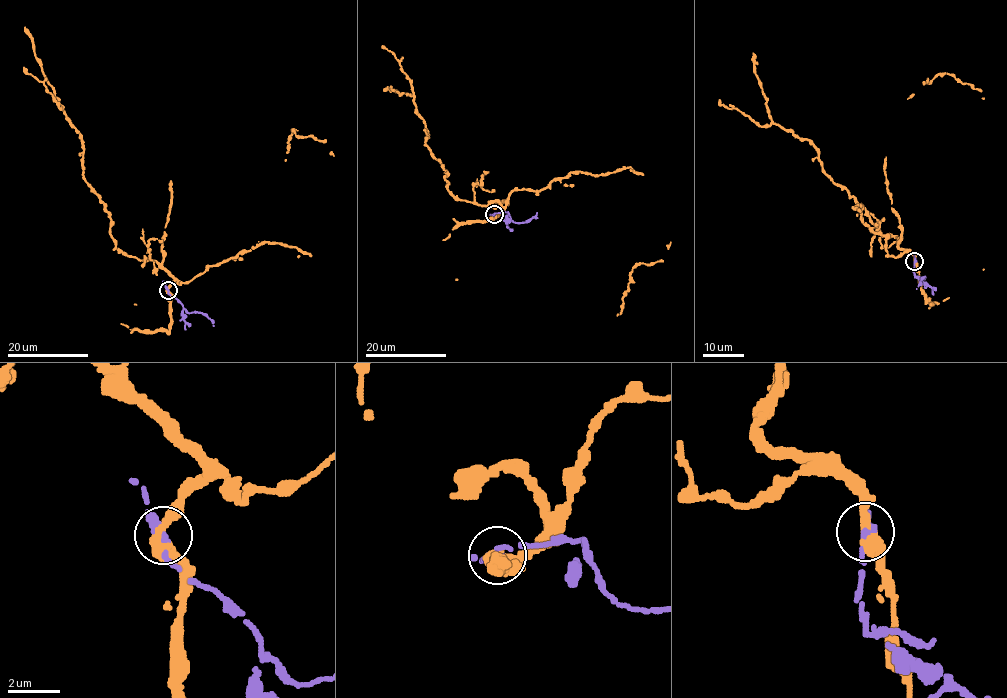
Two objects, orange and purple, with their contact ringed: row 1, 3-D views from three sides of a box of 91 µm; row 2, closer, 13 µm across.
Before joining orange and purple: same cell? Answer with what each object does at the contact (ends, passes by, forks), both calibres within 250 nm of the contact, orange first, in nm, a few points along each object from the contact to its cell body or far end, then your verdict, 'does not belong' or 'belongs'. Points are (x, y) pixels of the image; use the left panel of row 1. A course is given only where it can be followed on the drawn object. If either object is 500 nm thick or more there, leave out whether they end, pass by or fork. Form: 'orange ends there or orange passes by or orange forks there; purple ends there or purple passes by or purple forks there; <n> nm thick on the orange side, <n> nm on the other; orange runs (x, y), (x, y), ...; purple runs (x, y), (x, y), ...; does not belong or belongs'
orange passes by; purple passes by; 440 nm thick on the orange side, 260 nm on the other; orange runs (167, 289), (174, 279), (157, 263), (115, 248), (110, 215), (83, 174), (81, 136), (55, 96), (25, 27); purple runs (168, 289), (168, 293), (188, 313), (203, 313), (214, 326); does not belong

